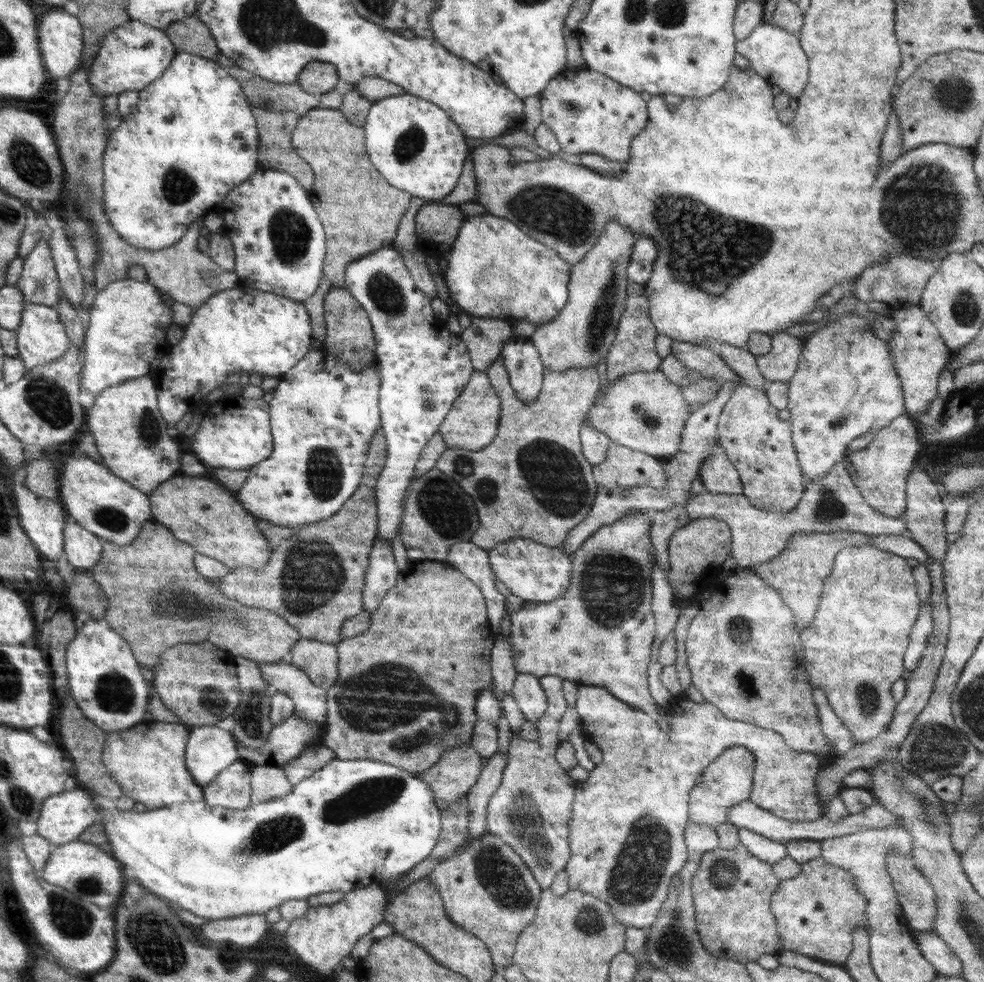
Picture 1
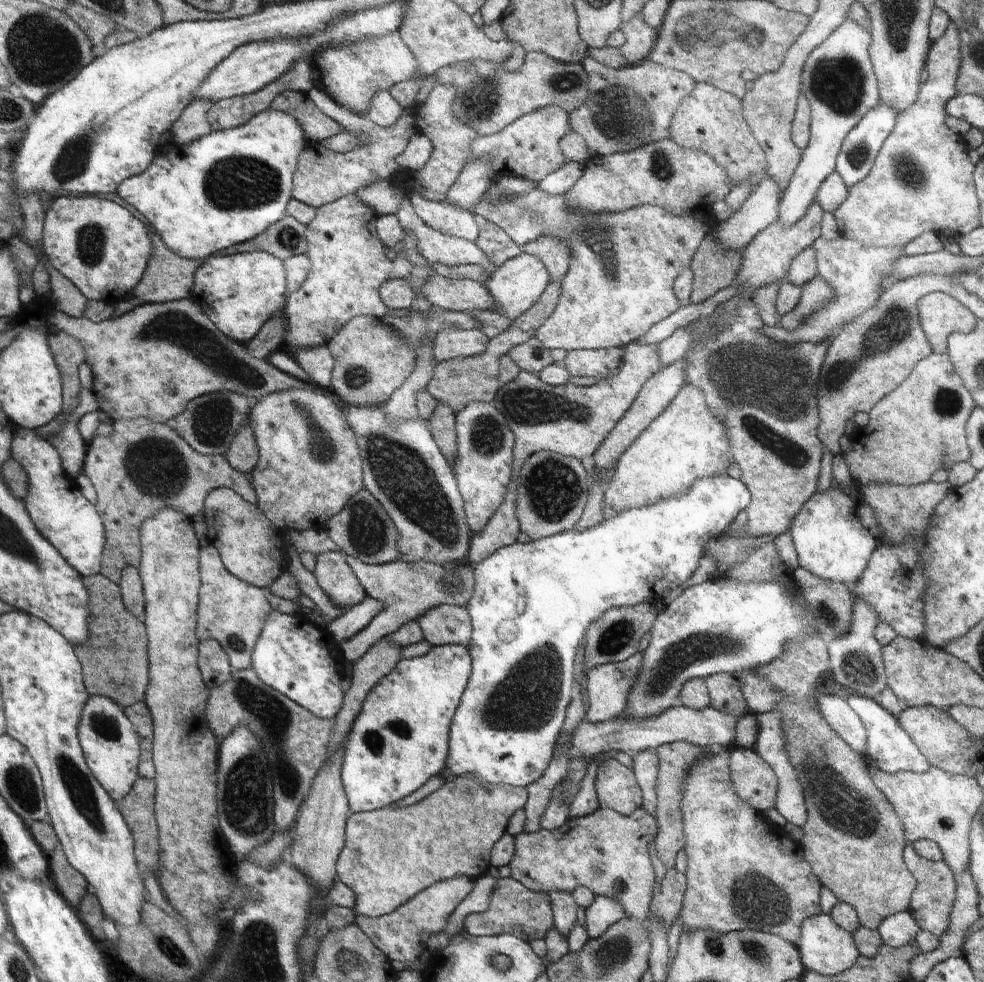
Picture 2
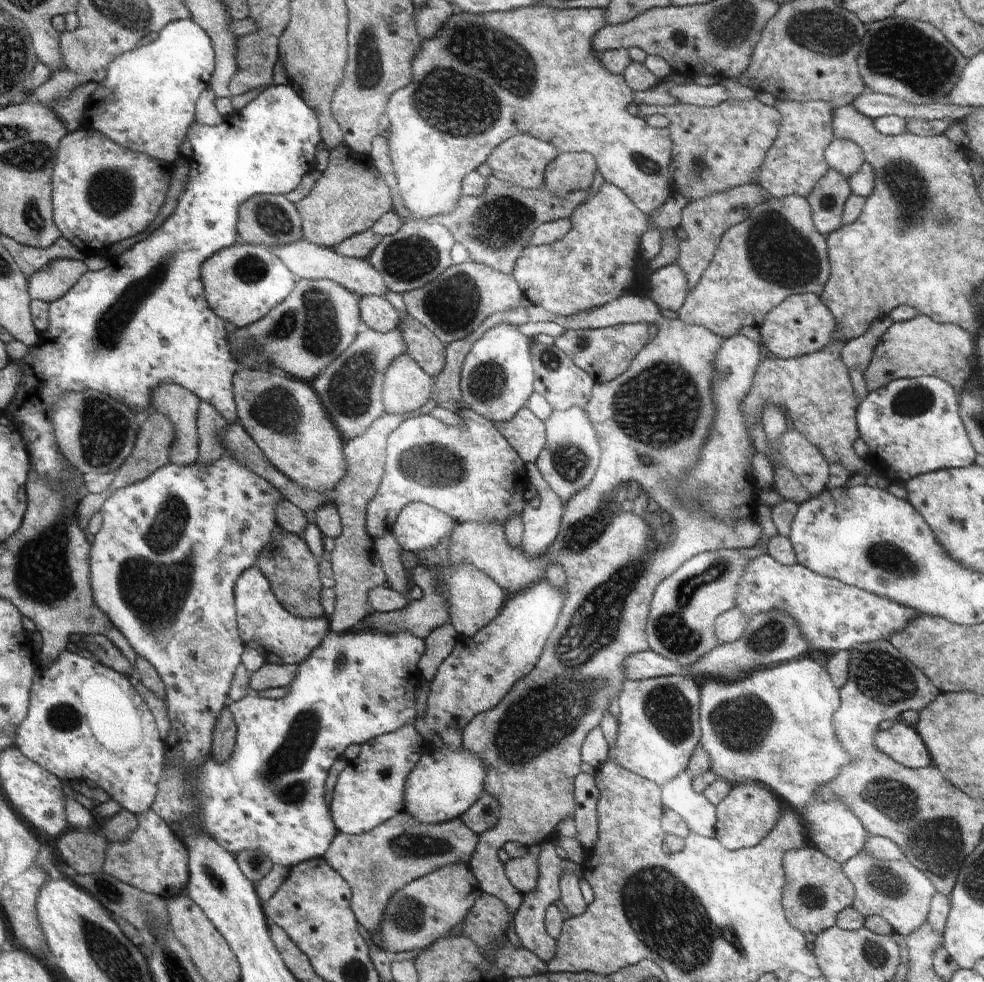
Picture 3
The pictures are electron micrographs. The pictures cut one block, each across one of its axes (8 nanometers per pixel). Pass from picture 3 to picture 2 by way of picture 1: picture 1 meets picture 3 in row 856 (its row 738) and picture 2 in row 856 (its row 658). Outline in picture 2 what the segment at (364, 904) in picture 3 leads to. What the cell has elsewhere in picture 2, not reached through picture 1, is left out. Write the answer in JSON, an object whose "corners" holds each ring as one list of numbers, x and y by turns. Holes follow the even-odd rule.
{"corners":[[461,775,456,778,449,778,446,780,437,791,427,795,419,802,407,806,407,807,395,807,387,806,375,811,362,811,361,813,352,813,348,815,347,825,345,826,345,845,340,851,339,857,336,863,336,880,343,882,348,888,351,888,355,894,355,903,353,911,356,915,363,917,370,917,375,919,382,915,387,915,393,910,396,910,400,905,408,902,413,896,416,896,419,892,422,892,425,888,432,886,441,880,451,879,453,876,466,875,472,878,472,880,481,877,487,873,487,870,491,867,490,857,492,847,502,836,506,833,506,829,511,819,511,816,520,809,523,810,528,798,528,793,524,787,515,787,505,784,492,784,487,780,480,777]]}

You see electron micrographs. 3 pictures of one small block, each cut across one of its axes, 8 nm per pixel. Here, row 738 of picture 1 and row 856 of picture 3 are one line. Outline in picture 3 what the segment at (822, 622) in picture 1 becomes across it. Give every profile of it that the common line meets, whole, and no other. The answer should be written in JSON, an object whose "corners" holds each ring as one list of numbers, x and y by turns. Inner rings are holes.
{"corners":[[861,851,842,864,842,871,855,889,853,908,864,918,879,915,890,924,893,933,904,938,927,922,929,905,936,893,932,882,907,861,876,859]]}

